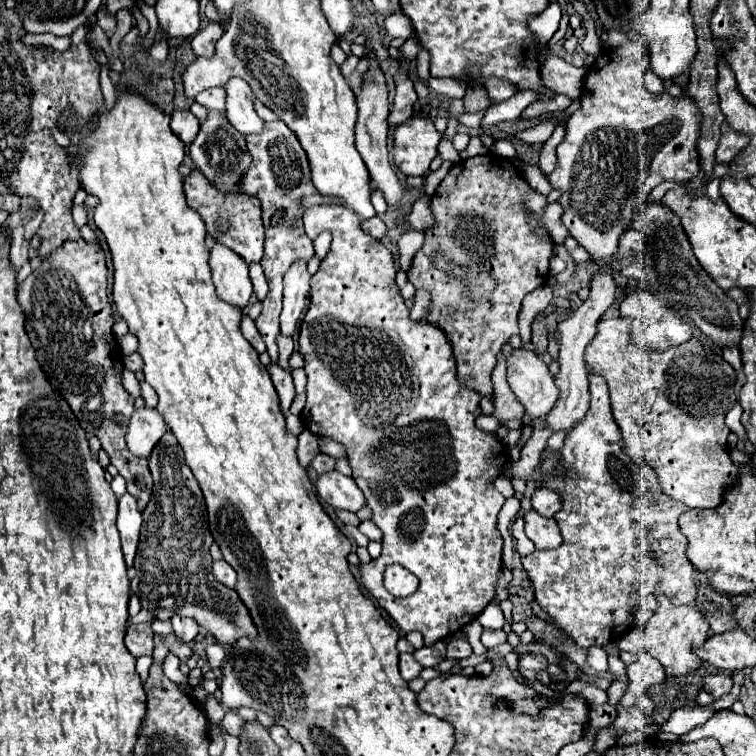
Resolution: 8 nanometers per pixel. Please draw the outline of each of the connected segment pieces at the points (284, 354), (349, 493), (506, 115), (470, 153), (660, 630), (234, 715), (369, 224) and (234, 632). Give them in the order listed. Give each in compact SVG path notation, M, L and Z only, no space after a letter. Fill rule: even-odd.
M278 336L278 352L280 352L280 356L278 356L280 368L290 370L288 368L288 360L292 356L292 352L294 352L294 342L290 338L286 338L286 336Z
M332 470L330 474L318 476L316 490L318 490L318 496L324 502L328 502L332 508L358 512L364 506L364 494L356 486L354 478L344 476L336 470Z
M516 92L512 98L504 100L504 102L492 104L486 110L486 114L484 114L482 122L480 122L482 130L488 132L492 124L498 124L502 120L518 120L520 114L524 112L524 108L530 106L534 100L536 100L536 94L534 92Z
M472 136L466 149L460 152L460 157L462 160L466 160L477 155L485 155L487 153L488 149L482 143L480 137Z
M664 594L658 596L658 610L652 614L644 628L644 642L650 656L654 656L666 670L668 676L688 676L694 674L702 660L694 654L696 646L708 640L708 622L694 606L674 606Z
M228 710L228 712L226 712L226 716L224 716L224 720L222 720L222 726L224 726L224 730L226 730L226 732L230 732L230 734L238 736L242 722L244 722L244 720L238 716L238 712Z
M374 216L370 220L362 220L362 230L368 232L370 236L374 236L376 240L382 240L386 236L386 224L382 222L380 216Z
M172 432L154 446L150 456L150 472L154 478L154 494L144 508L144 526L134 560L136 576L130 582L132 592L140 598L156 620L170 620L174 614L194 618L220 644L232 646L240 638L258 638L258 630L250 618L246 604L234 588L216 582L212 574L212 534L208 530L208 514L202 490L184 464L184 452Z

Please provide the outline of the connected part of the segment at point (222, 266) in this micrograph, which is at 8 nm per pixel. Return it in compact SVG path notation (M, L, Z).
M212 240L210 244L210 270L216 294L224 302L236 308L244 308L252 296L248 264L236 252L218 244L218 240Z

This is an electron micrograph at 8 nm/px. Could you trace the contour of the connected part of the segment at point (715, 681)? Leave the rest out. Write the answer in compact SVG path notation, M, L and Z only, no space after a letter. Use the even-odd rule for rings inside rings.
M726 672L712 674L712 676L704 676L702 682L704 682L704 690L710 692L716 700L722 698L724 694L728 694L730 688L732 688L732 678L730 678L730 674L726 674Z

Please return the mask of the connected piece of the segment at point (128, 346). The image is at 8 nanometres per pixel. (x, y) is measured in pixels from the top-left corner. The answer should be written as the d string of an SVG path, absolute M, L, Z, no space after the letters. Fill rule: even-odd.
M126 334L118 344L120 344L120 350L122 350L122 354L124 354L124 356L134 354L134 352L136 352L136 348L138 348L138 340L136 340L136 336L134 336L134 334Z

